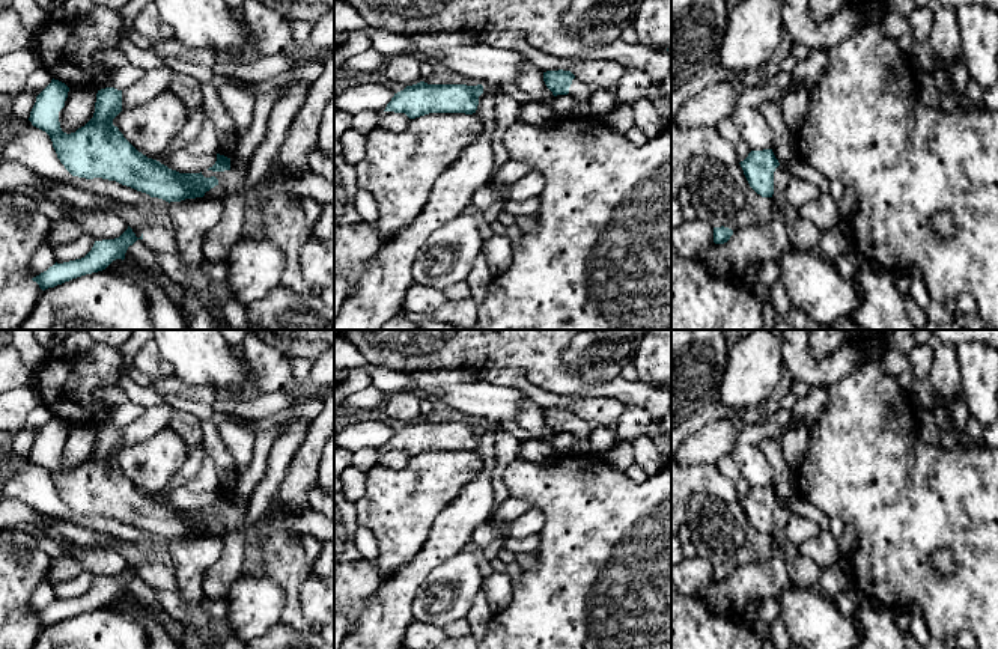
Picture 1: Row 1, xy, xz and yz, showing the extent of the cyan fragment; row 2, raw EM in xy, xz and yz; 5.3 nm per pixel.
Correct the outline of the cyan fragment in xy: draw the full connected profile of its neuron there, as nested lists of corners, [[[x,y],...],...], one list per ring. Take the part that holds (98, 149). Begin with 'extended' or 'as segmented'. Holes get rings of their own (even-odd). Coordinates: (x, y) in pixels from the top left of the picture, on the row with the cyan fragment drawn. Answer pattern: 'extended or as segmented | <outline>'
as segmented | [[[53,78],[36,96],[29,120],[50,136],[57,158],[72,176],[116,181],[169,203],[203,197],[218,185],[215,176],[179,173],[138,152],[113,125],[122,111],[122,90],[114,87],[98,90],[93,117],[84,126],[63,133],[59,111],[68,92],[65,83]]]

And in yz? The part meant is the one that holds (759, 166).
as segmented | [[[772,149],[751,151],[739,164],[750,187],[762,197],[772,197],[774,172],[780,166]]]

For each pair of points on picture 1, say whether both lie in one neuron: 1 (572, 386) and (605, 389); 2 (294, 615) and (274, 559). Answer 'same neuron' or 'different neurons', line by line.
1: same neuron
2: same neuron

